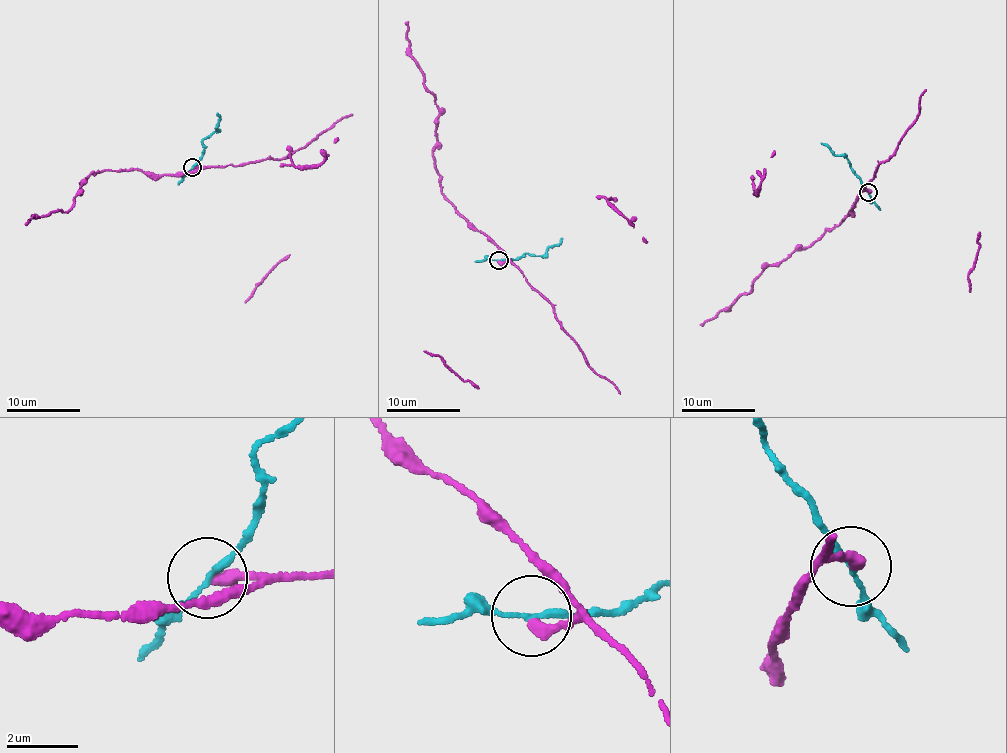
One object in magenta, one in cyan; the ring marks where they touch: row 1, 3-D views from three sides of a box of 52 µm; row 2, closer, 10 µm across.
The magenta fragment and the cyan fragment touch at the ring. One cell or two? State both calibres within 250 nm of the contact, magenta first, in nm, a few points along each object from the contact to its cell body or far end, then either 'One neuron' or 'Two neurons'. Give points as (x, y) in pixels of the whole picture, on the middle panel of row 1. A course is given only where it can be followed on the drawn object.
Thickness 340 nm (magenta) against 170 nm. Course of magenta: (498, 260), (507, 258), (500, 247), (474, 230), (442, 194), (433, 148), (439, 109), (422, 86), (404, 22). Course of cyan: (498, 260), (512, 261), (528, 253), (543, 255), (562, 237). Two neurons

